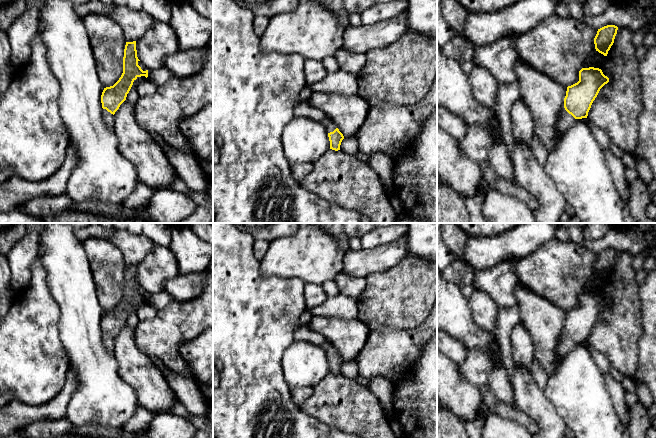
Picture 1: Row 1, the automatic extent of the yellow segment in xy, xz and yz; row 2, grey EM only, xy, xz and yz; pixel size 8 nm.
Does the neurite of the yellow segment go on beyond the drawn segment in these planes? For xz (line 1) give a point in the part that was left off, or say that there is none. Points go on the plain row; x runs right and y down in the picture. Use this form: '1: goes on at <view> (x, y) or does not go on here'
1: goes on at xz (303, 333)

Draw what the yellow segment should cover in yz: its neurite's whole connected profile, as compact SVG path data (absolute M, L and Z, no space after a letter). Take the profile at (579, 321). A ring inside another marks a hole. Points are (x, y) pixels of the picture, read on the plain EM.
M589 291L579 295L579 305L567 311L564 332L557 347L557 357L562 360L576 343L587 342L600 313L609 306L601 293Z

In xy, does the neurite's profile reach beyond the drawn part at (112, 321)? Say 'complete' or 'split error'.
split error

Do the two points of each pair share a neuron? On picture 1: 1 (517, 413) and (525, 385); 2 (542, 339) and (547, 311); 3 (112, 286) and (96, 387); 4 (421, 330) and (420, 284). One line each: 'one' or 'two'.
1: two
2: one
3: two
4: two

